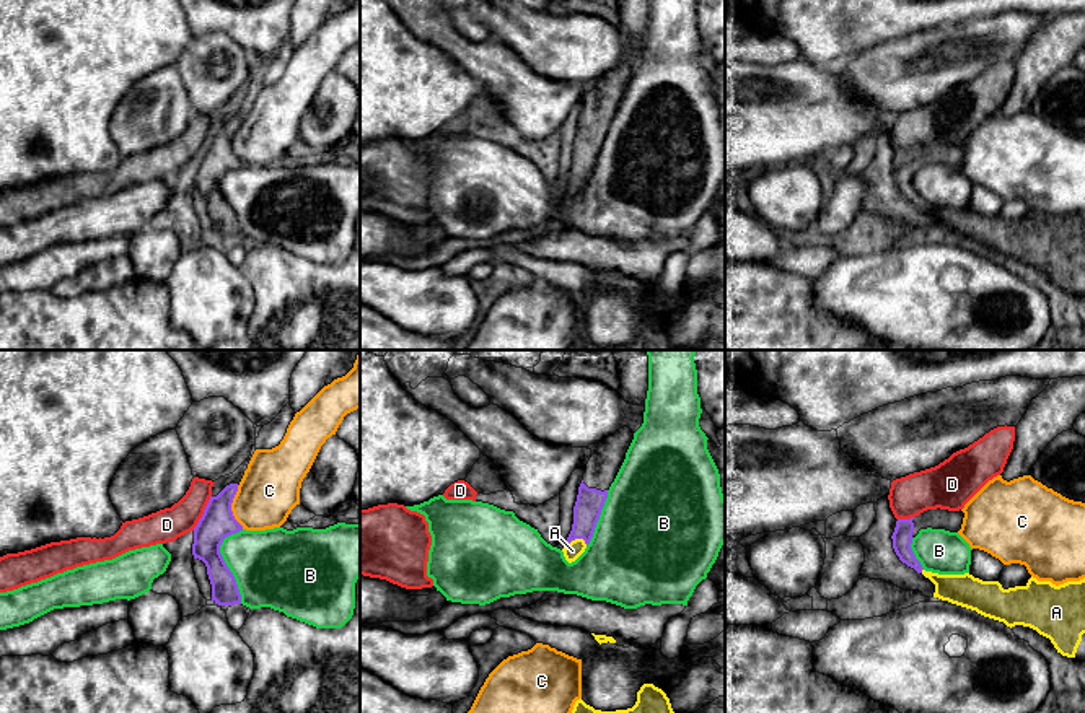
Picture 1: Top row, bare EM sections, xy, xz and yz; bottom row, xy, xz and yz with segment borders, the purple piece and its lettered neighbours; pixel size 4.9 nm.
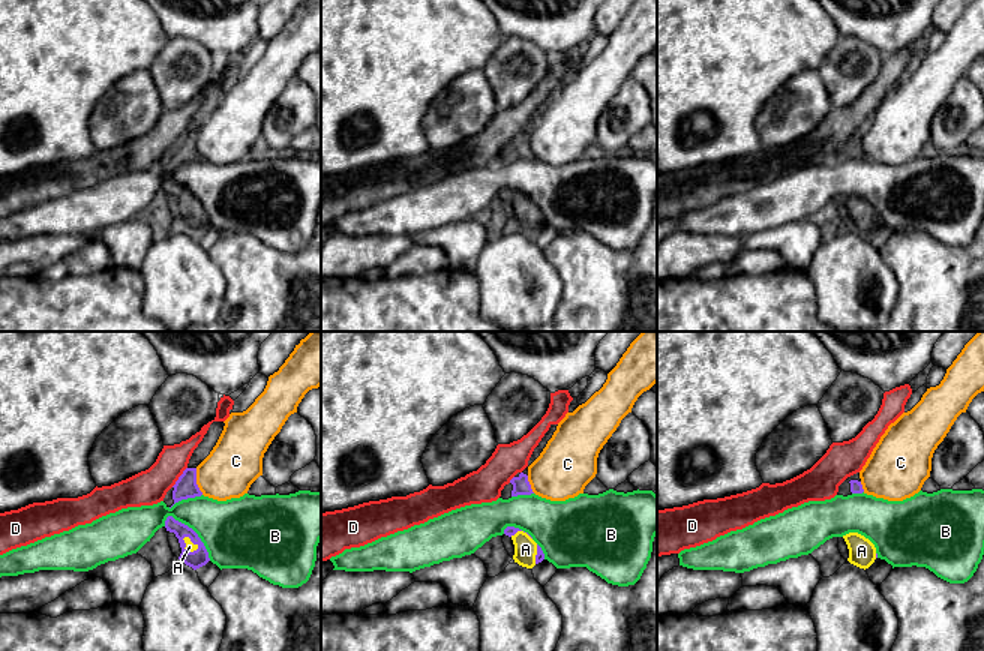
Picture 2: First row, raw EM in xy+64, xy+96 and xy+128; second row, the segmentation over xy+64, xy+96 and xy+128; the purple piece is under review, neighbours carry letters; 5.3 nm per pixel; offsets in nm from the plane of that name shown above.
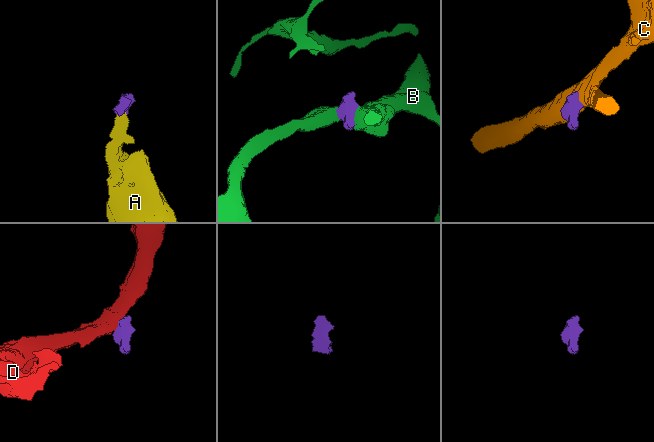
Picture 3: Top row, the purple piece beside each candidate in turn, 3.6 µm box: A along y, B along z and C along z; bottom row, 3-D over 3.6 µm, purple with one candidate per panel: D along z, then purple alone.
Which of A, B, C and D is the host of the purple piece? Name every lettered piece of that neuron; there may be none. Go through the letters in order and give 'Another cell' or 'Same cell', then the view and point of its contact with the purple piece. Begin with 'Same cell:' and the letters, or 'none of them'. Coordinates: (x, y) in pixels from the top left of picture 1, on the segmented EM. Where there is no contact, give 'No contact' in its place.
Same cell: A
A: Same cell. Touches purple at xz (575, 538)
B: Another cell. Touches purple at xy (225, 564)
C: Another cell. Touches purple at xy (230, 507)
D: Another cell. Touches purple at xy (204, 513)

